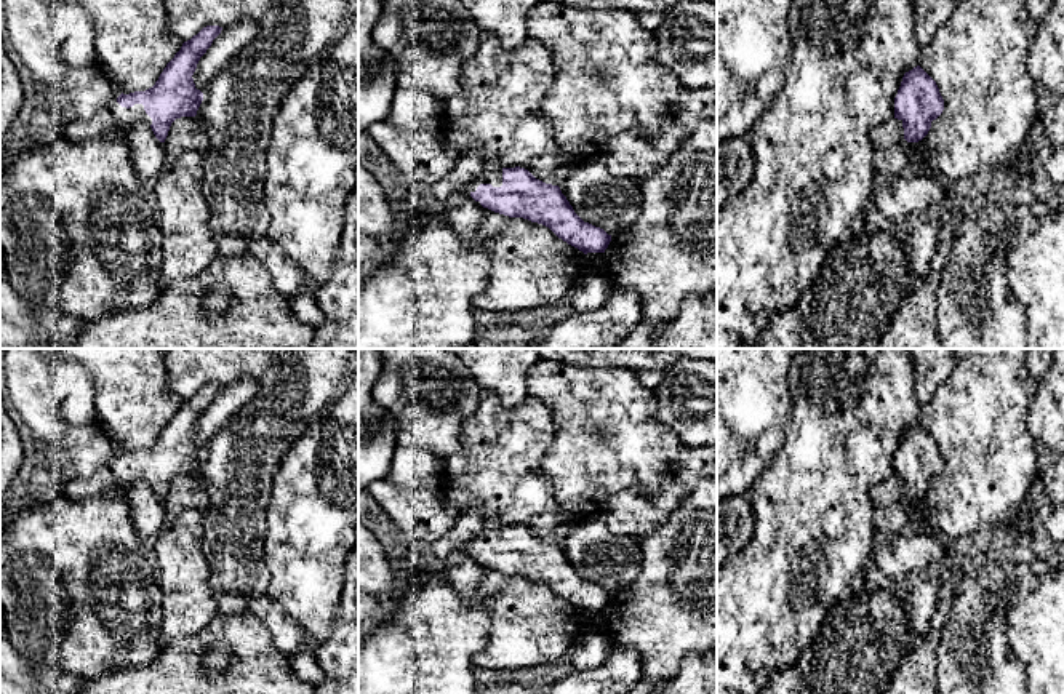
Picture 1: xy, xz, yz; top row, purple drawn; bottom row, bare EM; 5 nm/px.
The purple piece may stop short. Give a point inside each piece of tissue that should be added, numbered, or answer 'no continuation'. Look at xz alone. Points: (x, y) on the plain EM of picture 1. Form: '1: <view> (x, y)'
1: xz (493, 530)

